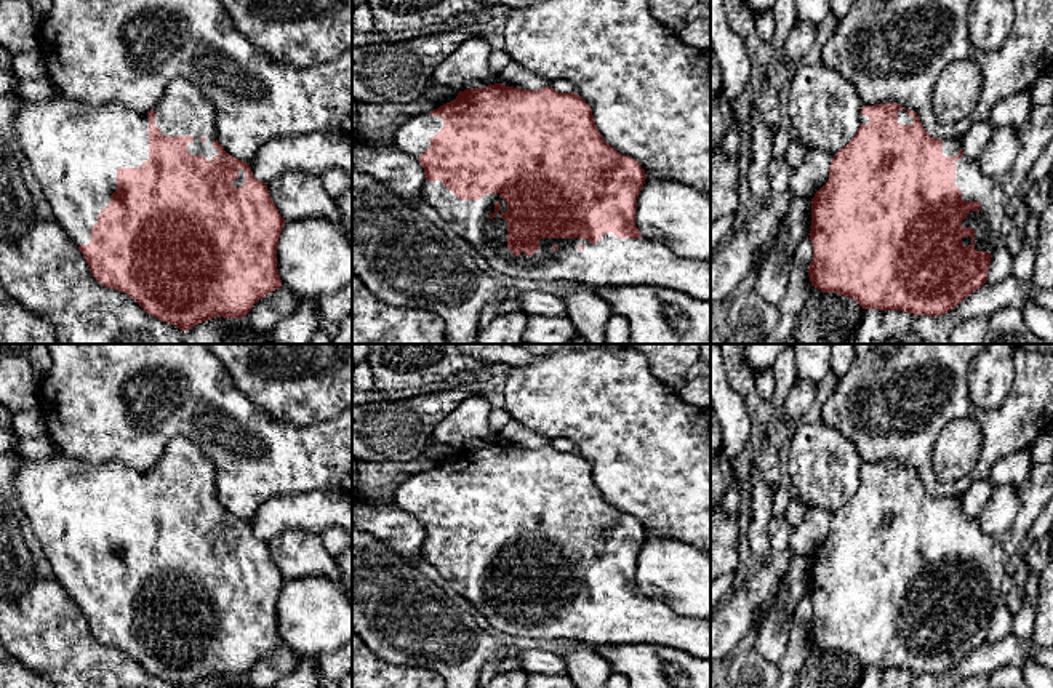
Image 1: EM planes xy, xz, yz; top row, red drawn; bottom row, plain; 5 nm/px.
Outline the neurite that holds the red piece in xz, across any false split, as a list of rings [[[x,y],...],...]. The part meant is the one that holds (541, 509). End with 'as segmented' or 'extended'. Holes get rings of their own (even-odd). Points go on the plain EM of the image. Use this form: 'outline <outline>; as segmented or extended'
outline [[[502,442],[464,448],[438,467],[405,477],[392,501],[424,526],[421,558],[467,598],[493,630],[526,640],[576,640],[594,646],[651,643],[711,661],[711,622],[680,616],[637,587],[637,555],[647,538],[645,528],[603,499],[591,464],[579,453]]]; extended

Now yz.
outline [[[901,462],[863,464],[858,491],[834,514],[827,541],[811,557],[811,645],[851,656],[863,667],[947,672],[987,640],[1005,570],[1000,542],[963,512],[960,498],[931,496],[917,470]]]; extended

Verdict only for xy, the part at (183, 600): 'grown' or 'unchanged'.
grown

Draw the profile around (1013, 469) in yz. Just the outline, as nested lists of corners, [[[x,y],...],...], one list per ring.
[[[1016,451],[994,464],[989,480],[994,486],[1011,485],[1019,490],[1027,482],[1032,466],[1029,451]]]

